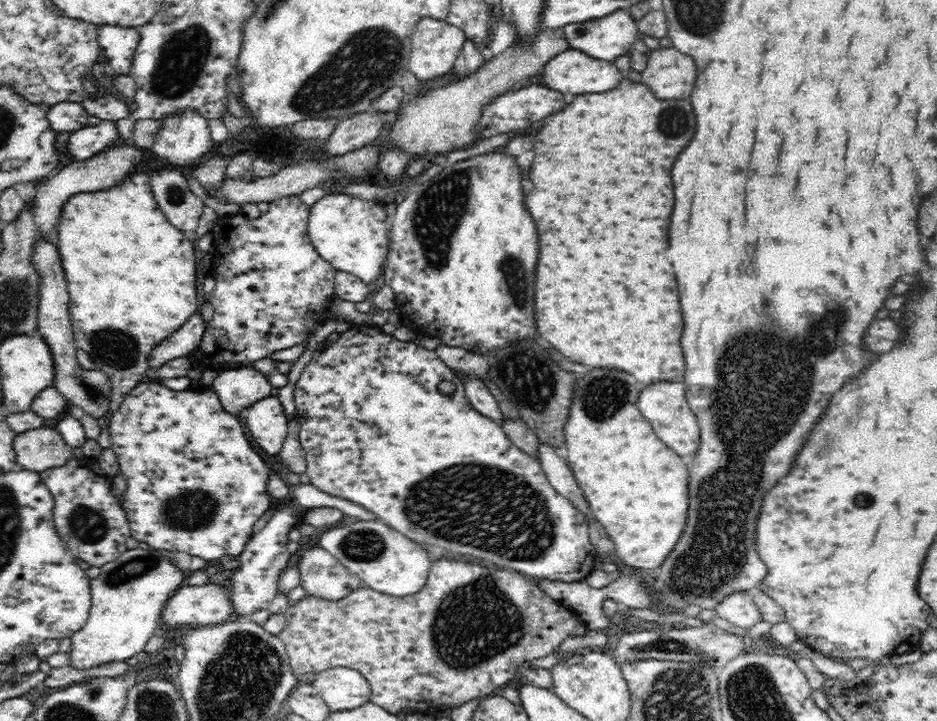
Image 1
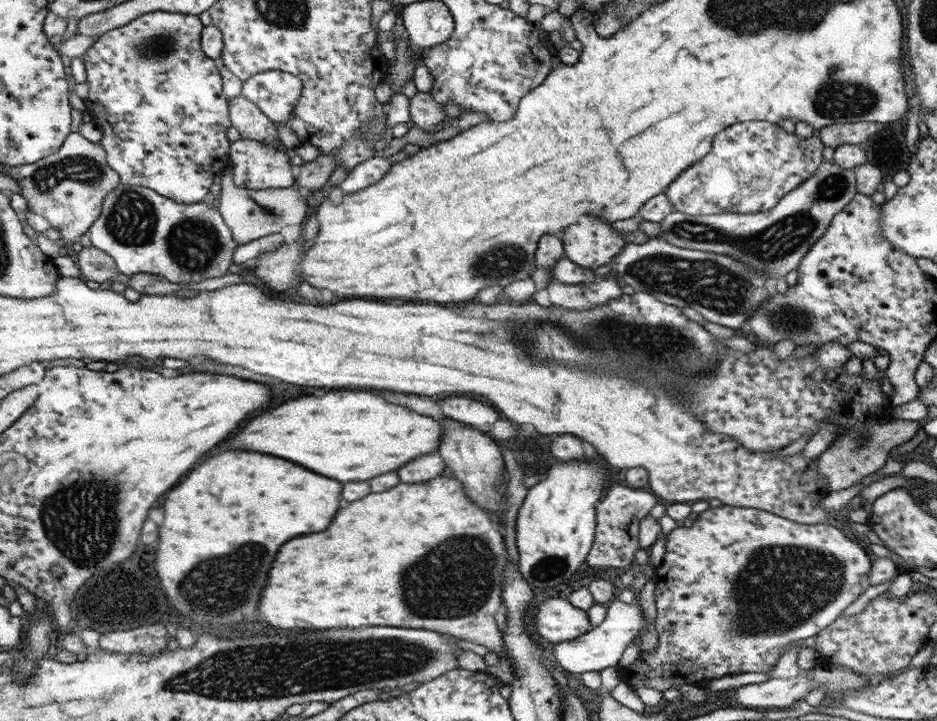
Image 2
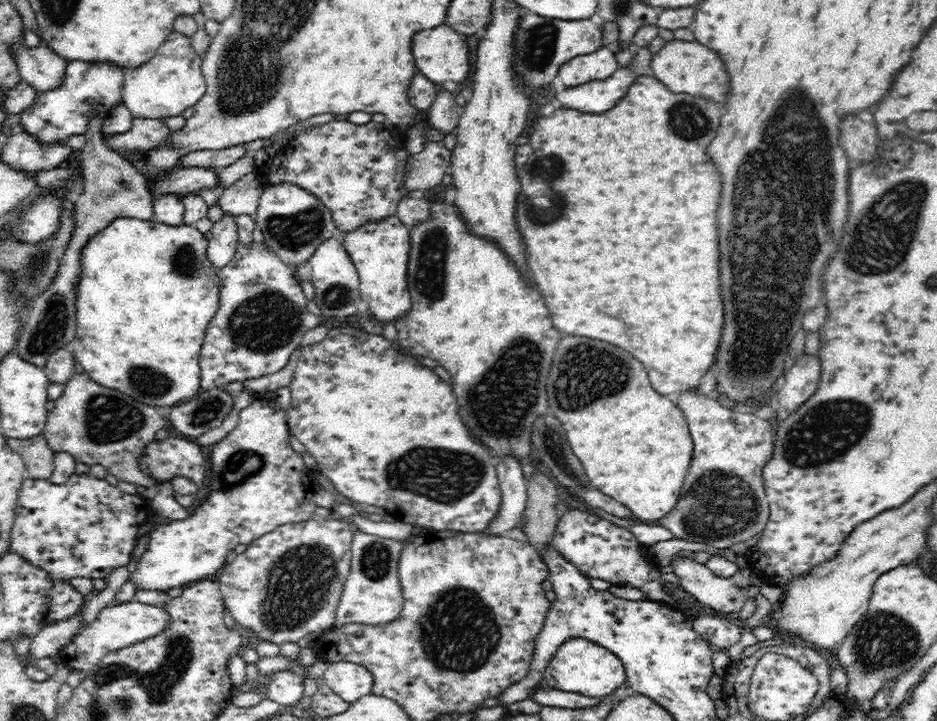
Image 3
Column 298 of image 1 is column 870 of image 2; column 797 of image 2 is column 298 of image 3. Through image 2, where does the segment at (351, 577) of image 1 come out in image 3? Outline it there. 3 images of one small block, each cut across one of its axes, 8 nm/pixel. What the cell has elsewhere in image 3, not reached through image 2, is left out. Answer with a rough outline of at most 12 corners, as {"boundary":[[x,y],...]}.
{"boundary":[[343,520],[277,526],[220,570],[236,623],[278,646],[336,622]]}

